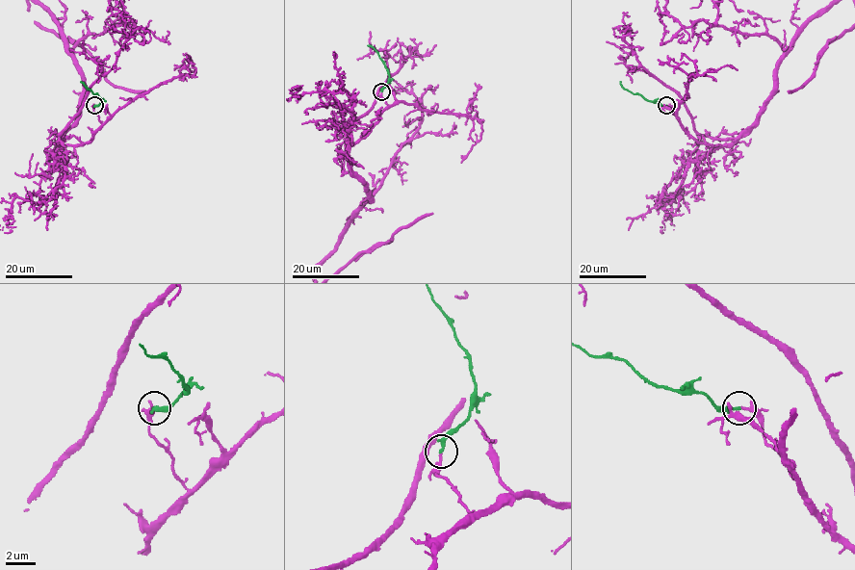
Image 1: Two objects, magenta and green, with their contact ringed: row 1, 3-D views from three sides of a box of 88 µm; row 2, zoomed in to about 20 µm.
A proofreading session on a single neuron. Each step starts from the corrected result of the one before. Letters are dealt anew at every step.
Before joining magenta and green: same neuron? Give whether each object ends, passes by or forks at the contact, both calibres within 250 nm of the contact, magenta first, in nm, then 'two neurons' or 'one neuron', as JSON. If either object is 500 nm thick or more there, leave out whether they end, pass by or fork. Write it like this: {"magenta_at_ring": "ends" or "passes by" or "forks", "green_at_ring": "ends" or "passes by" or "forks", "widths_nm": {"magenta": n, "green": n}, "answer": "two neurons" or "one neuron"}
{"magenta_at_ring": "ends", "green_at_ring": "ends", "widths_nm": {"magenta": 190, "green": 280}, "answer": "one neuron"}

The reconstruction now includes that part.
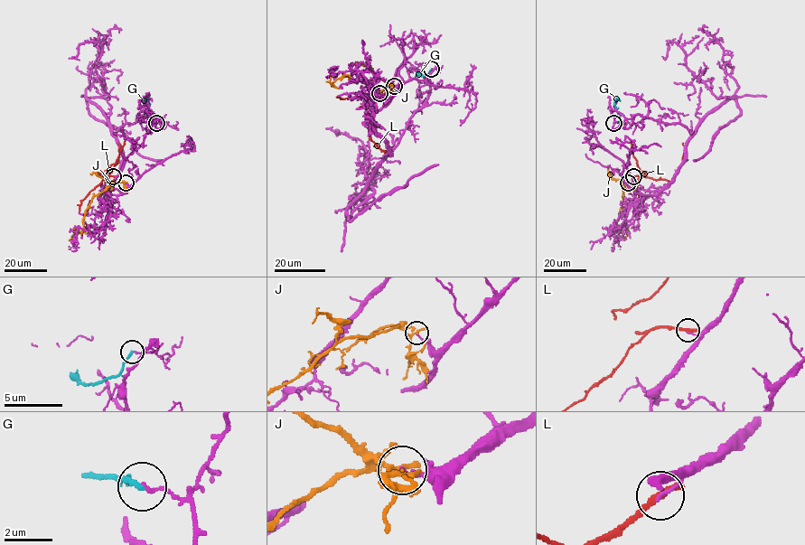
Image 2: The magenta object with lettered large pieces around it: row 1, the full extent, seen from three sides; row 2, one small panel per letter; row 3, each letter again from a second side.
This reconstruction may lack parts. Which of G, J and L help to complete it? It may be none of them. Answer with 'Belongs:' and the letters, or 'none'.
Belongs: none

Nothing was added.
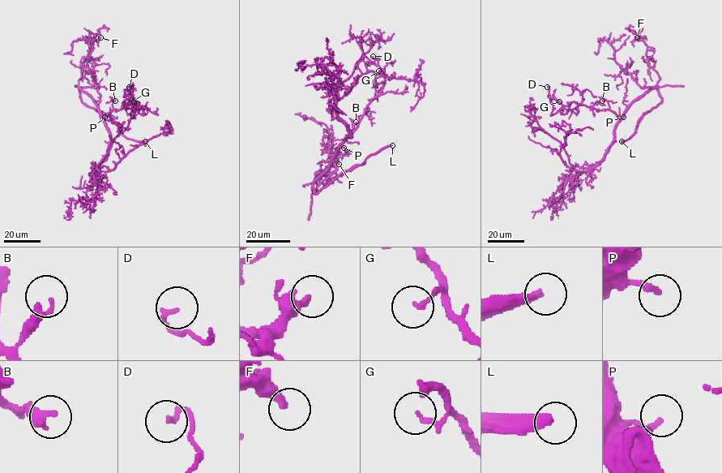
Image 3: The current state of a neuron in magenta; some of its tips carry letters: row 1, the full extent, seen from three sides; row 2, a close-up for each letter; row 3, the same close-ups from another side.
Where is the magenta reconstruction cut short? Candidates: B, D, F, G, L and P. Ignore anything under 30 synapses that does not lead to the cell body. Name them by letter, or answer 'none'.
F, L, P

